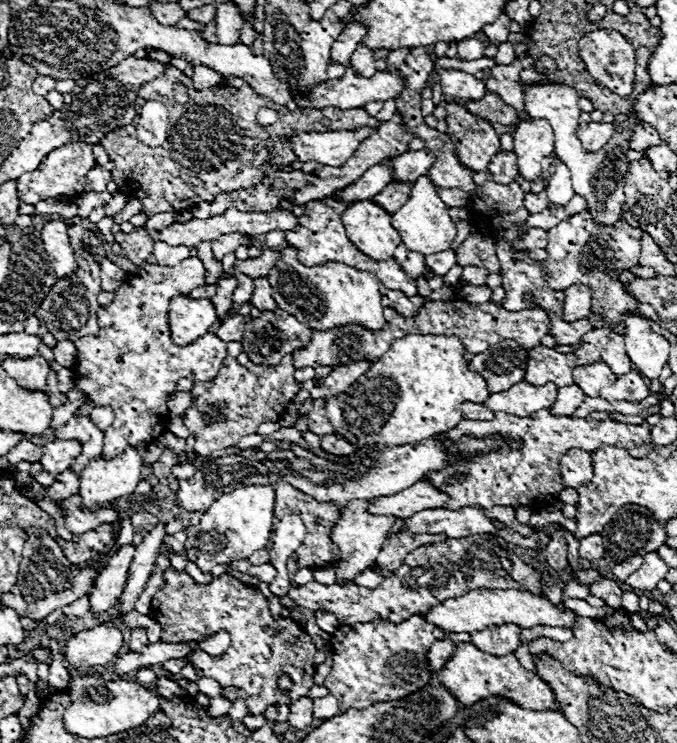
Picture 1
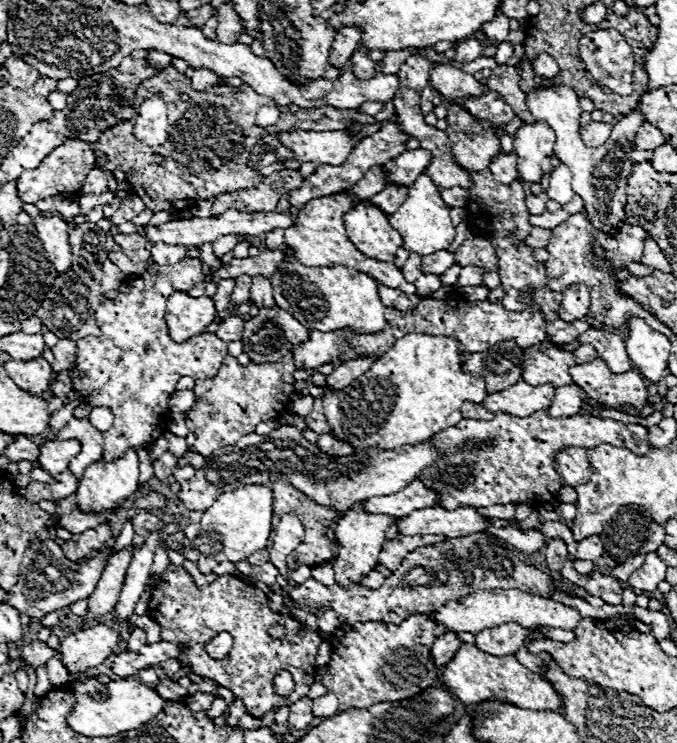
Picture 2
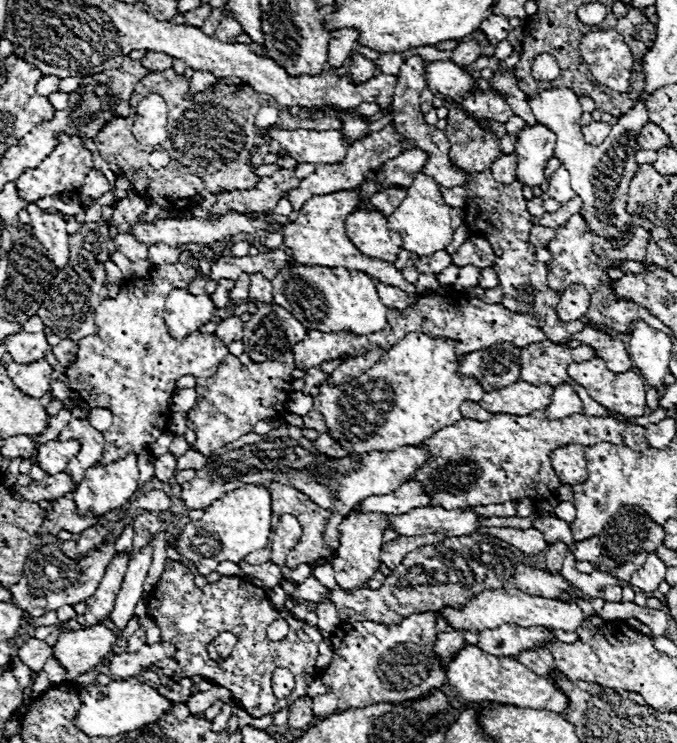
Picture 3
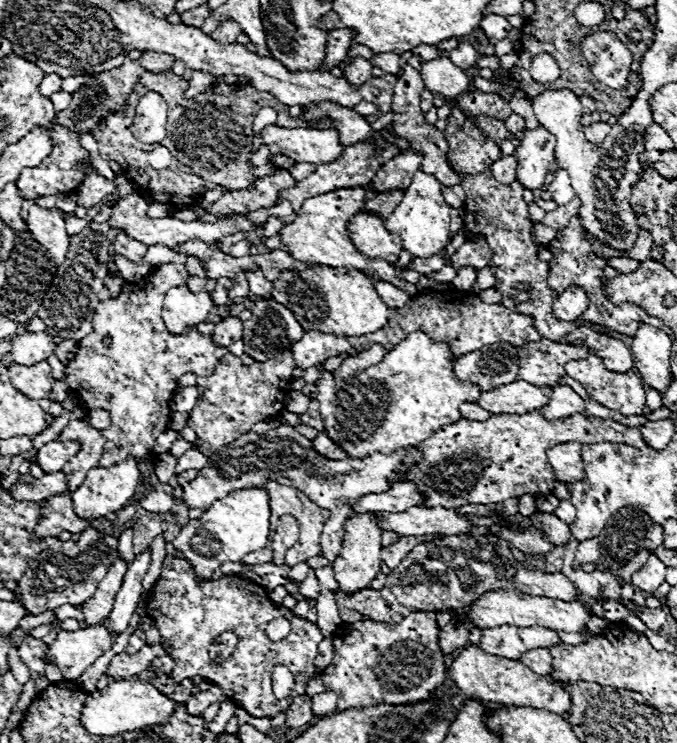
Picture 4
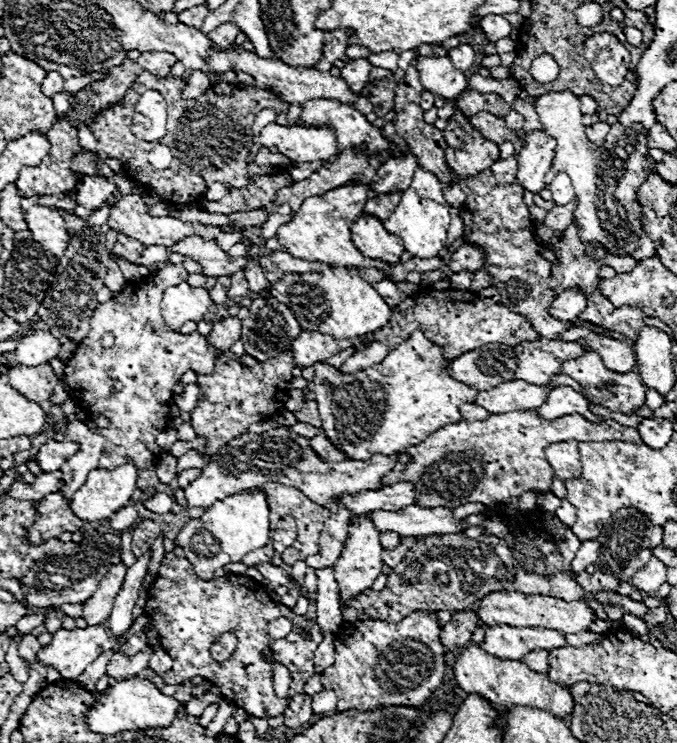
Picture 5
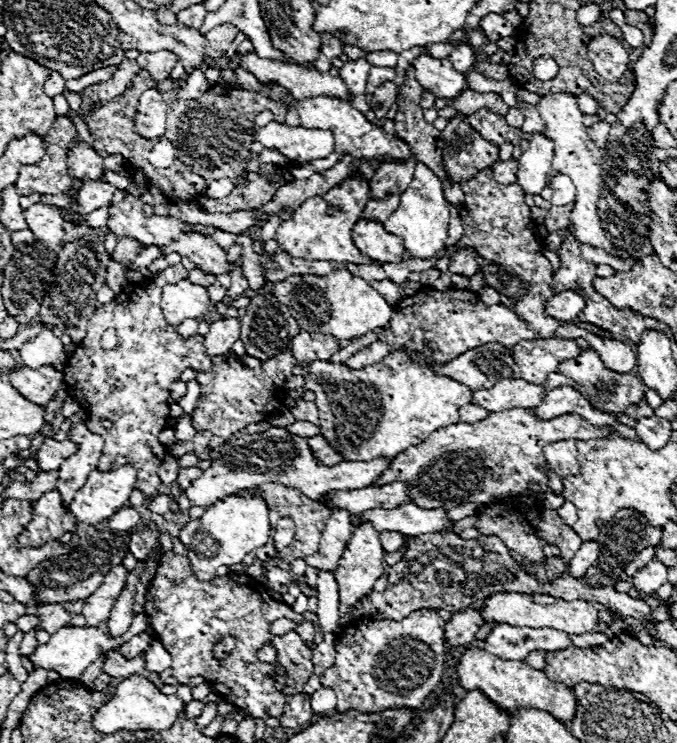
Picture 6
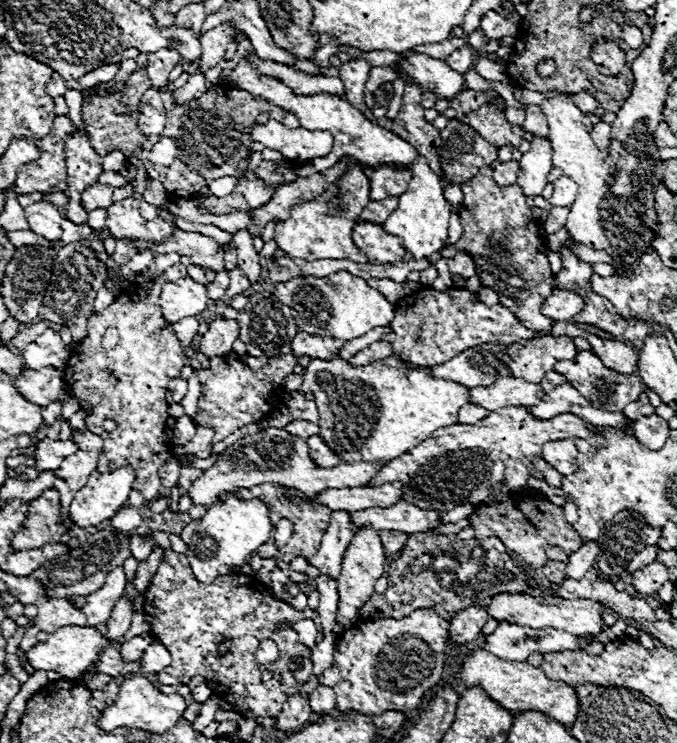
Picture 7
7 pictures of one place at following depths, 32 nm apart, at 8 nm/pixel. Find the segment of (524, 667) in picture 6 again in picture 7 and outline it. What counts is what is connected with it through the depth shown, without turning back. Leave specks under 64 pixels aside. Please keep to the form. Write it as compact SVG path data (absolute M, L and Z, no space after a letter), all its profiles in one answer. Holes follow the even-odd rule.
M472 650L460 666L460 676L466 688L484 688L486 694L506 710L540 710L564 726L572 726L576 720L578 698L574 688L564 682L548 680L540 668L534 668L528 662L500 660L486 650Z

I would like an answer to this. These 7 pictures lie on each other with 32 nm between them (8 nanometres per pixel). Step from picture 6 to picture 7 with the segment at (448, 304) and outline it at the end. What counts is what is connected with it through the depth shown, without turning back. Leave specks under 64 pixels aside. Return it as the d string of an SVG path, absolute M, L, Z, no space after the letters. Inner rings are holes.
M420 288L416 294L404 296L396 304L390 332L382 336L382 340L392 344L394 352L400 352L404 360L418 366L442 364L456 354L480 344L510 346L518 340L530 338L534 338L534 332L528 330L506 306L486 306L474 292L458 288L448 288L444 292L434 288ZM416 330L422 332L420 342L416 342Z

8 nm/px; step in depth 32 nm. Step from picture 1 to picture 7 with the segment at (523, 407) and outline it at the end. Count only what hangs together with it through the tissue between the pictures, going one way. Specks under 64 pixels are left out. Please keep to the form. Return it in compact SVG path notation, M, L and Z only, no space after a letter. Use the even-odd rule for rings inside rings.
M498 378L490 388L472 388L472 404L484 406L494 412L508 406L536 406L544 396L540 384L526 382L522 378Z

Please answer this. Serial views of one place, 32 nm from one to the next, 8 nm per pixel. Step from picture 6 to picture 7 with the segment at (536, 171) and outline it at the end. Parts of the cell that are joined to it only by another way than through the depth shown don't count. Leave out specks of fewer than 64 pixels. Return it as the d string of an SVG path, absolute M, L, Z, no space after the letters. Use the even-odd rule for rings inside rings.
M534 136L530 150L522 154L518 164L520 170L516 184L526 196L540 196L548 184L548 172L552 168L552 142L548 142L548 138Z

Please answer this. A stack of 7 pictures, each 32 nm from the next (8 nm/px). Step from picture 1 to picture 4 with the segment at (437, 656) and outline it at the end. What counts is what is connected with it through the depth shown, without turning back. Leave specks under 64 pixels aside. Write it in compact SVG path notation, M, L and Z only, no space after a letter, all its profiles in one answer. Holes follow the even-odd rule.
M448 622L444 630L438 634L438 646L444 656L452 654L454 650L460 650L468 644L468 626L454 626L454 622Z

